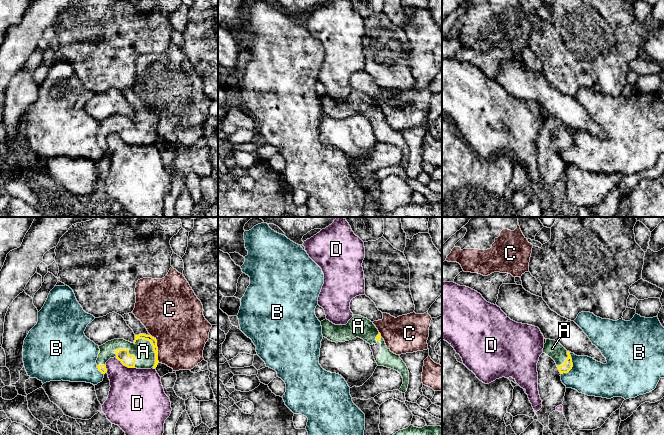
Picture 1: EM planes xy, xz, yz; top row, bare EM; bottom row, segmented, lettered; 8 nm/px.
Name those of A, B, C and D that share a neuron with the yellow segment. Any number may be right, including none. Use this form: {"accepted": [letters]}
{"accepted": ["A"]}

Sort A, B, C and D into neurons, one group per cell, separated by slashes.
A / B / C / D

